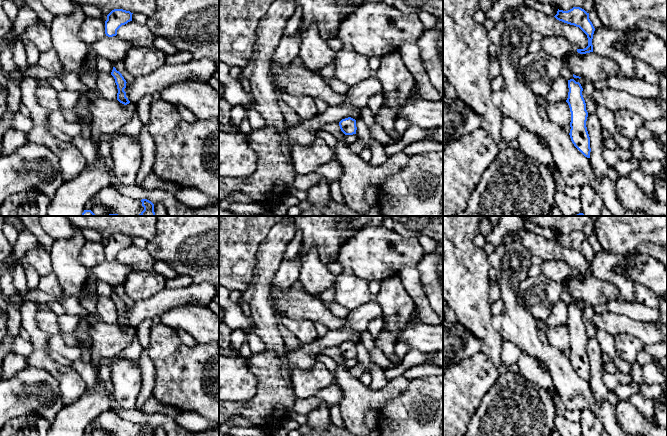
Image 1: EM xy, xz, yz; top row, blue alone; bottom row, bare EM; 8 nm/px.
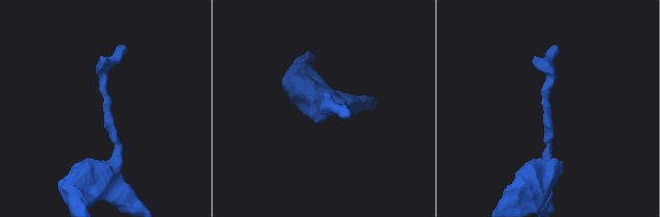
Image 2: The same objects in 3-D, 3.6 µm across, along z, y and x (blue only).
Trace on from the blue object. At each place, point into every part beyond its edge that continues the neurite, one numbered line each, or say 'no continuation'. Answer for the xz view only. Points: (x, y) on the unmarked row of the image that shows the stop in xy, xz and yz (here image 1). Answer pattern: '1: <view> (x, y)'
no continuation

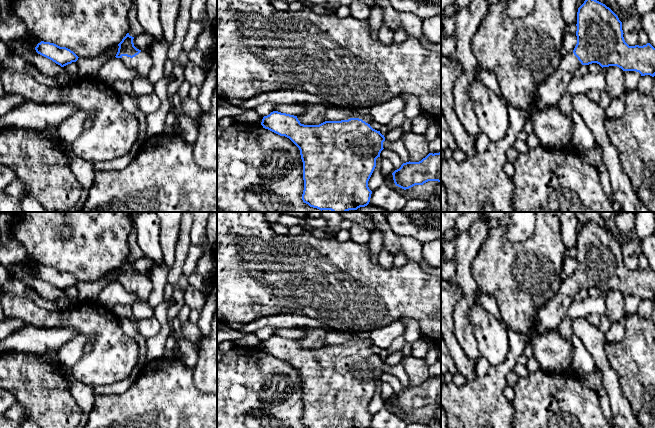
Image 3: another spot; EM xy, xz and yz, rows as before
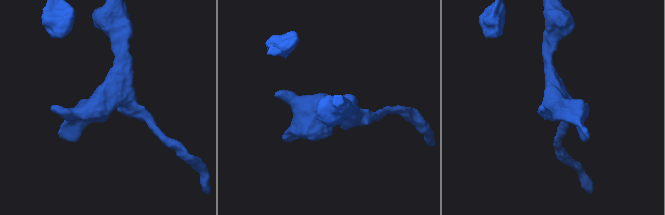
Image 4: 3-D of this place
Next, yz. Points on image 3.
1: yz (549, 316)

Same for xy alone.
1: xy (142, 287)

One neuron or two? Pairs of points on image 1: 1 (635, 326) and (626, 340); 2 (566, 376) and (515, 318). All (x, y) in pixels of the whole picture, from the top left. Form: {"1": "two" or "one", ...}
{"1": "two", "2": "one"}

